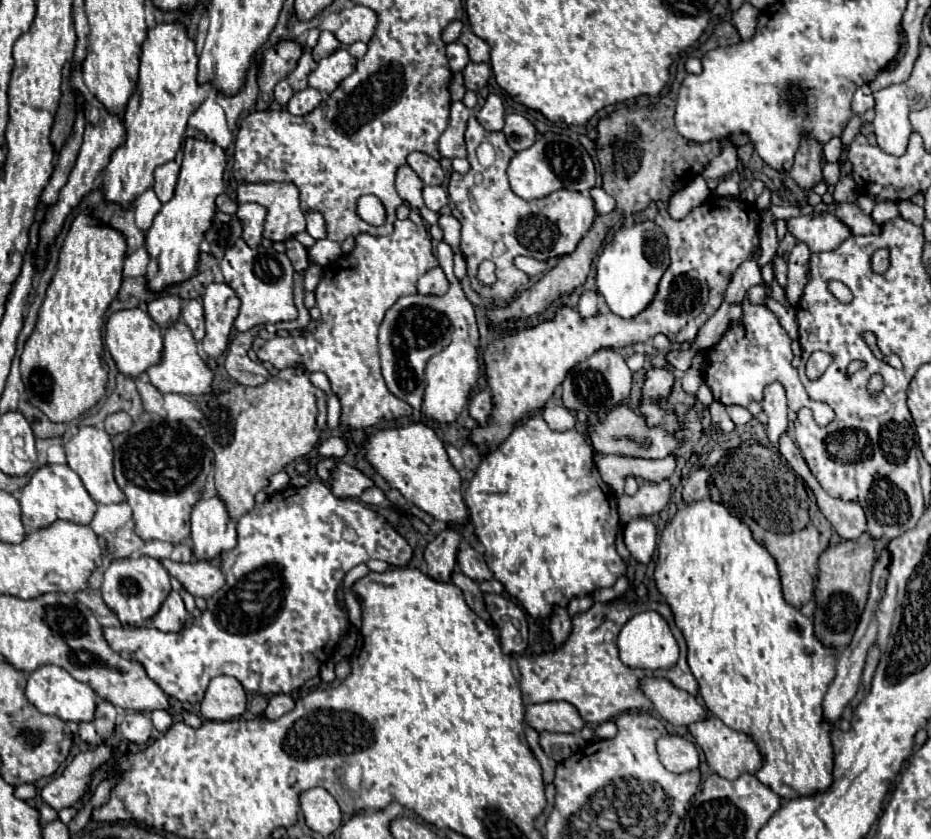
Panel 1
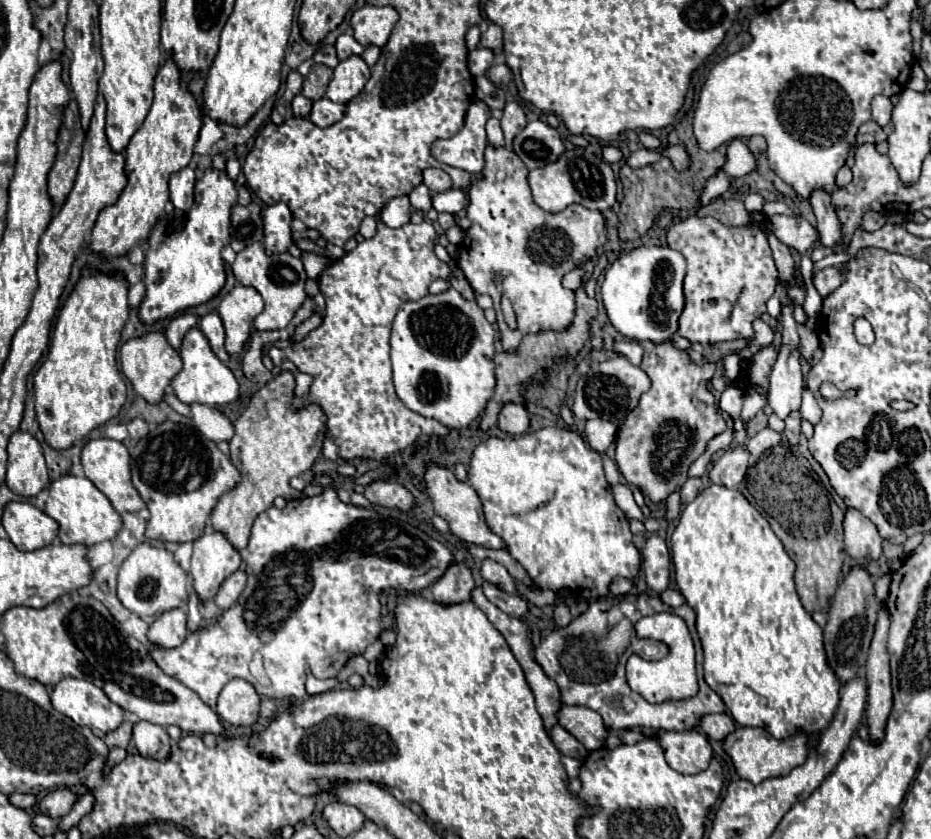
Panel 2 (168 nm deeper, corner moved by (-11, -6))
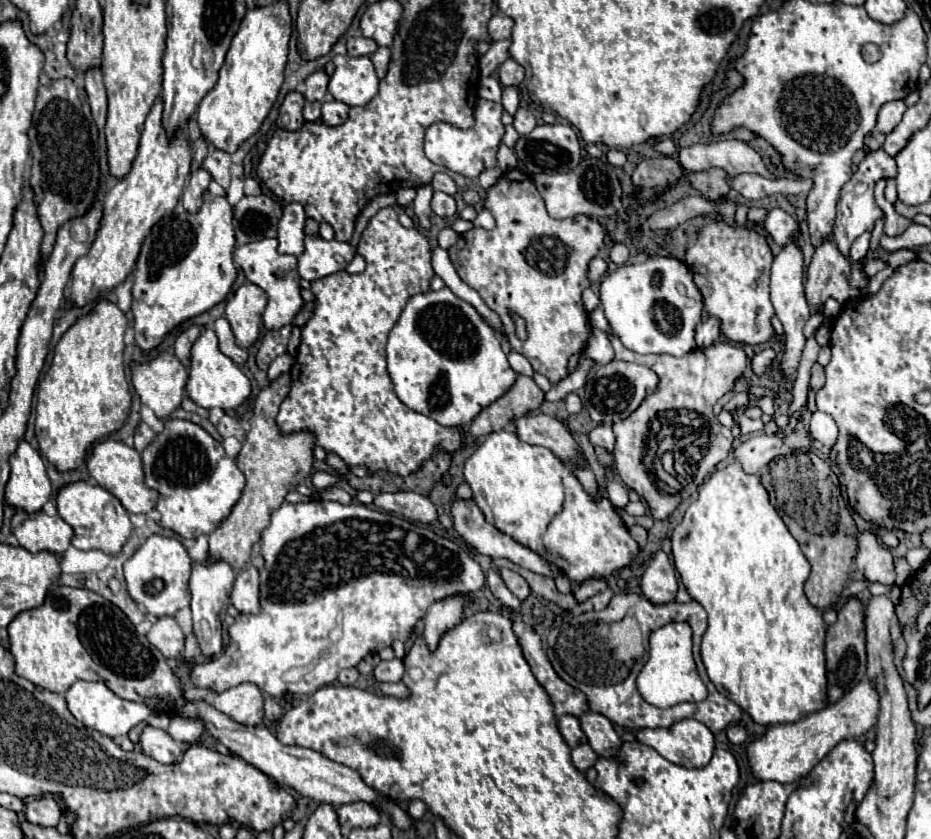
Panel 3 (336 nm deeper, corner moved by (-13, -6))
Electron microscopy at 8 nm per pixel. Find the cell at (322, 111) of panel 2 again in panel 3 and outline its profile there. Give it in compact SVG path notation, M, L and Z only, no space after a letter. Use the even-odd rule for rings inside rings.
M324 101L322 103L322 121L326 125L342 125L348 119L348 105L340 103L340 101Z

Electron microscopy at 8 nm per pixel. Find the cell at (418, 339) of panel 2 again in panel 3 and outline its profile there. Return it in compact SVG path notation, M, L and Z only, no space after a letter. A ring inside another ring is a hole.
M442 287L440 291L430 289L410 297L398 323L390 331L386 361L388 373L394 381L394 391L406 407L438 421L440 425L454 427L470 425L484 407L508 393L518 377L518 373L510 367L494 329L476 313L472 305L456 297L448 287Z

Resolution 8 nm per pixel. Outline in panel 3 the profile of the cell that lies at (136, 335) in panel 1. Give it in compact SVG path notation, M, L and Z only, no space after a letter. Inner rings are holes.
M160 353L148 363L132 365L132 383L136 393L160 419L166 419L180 407L186 381L188 369L172 353Z

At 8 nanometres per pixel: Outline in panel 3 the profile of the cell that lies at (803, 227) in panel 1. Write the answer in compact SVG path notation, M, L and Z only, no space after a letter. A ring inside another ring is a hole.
M772 209L764 219L764 231L772 237L776 245L782 247L786 245L786 241L790 241L790 237L798 235L798 223L786 211Z

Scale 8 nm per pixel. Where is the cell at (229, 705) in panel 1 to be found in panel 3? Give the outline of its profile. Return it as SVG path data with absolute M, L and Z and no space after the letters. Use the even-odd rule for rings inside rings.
M242 683L212 697L212 705L242 725L260 725L264 719L262 691L254 683Z

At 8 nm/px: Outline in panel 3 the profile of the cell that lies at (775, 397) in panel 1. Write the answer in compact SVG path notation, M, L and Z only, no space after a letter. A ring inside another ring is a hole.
M792 239L774 257L772 275L770 275L772 305L776 309L776 317L782 321L784 331L786 331L786 351L784 351L784 359L780 363L780 369L782 369L782 373L788 379L788 387L792 387L792 383L794 383L794 373L796 373L796 367L798 367L804 343L806 343L806 337L804 337L802 329L804 329L806 321L810 319L810 307L806 305L806 299L802 297L802 289L804 289L804 255L802 255L796 239Z

